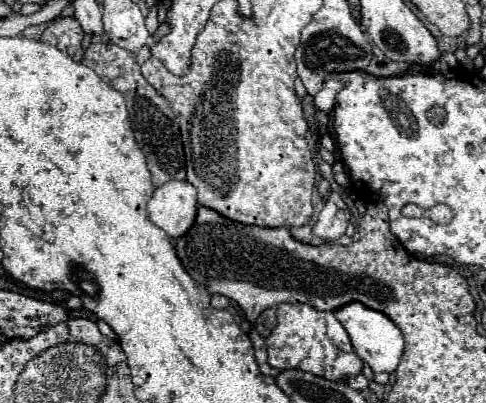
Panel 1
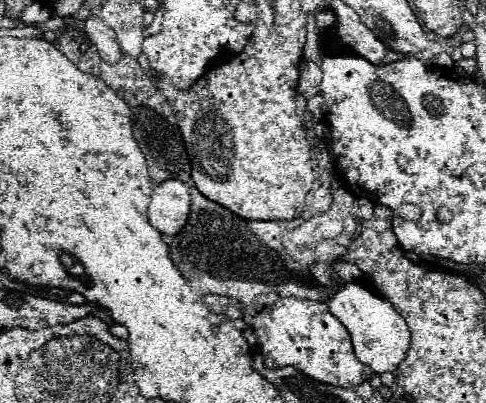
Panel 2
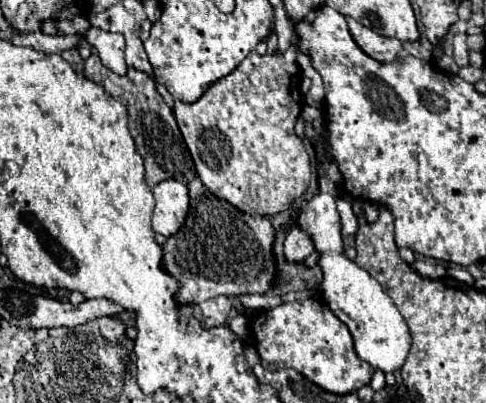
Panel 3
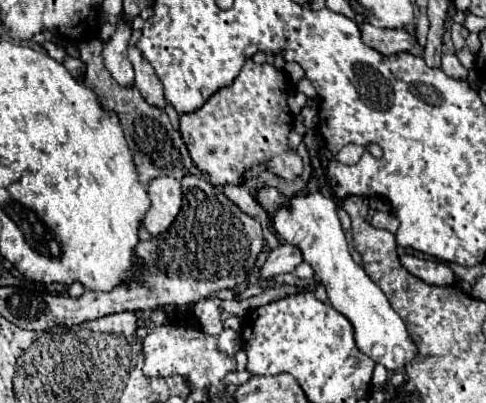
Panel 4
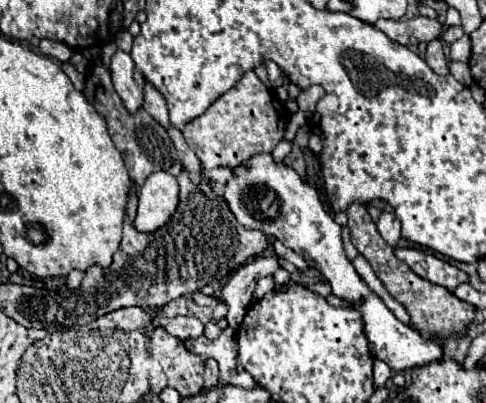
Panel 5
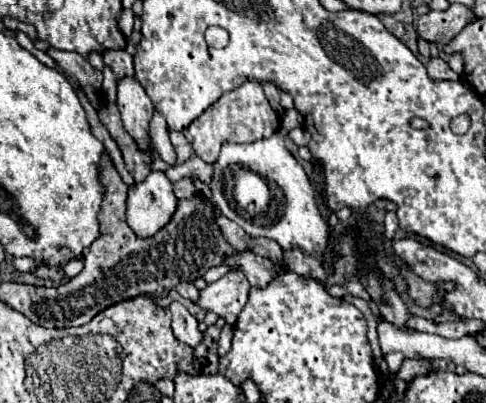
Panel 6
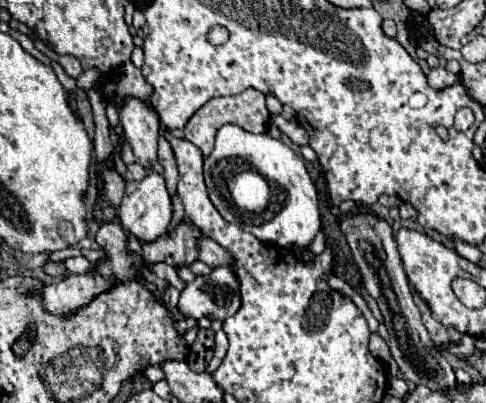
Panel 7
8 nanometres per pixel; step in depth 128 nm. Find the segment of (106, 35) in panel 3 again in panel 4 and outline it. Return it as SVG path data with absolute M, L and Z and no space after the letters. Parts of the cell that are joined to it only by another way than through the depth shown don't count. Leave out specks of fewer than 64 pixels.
M120 22L116 26L116 32L104 42L104 50L102 50L104 66L108 68L112 78L122 86L134 84L134 70L132 70L132 64L128 62L128 56L126 56L130 32L132 30L124 22Z

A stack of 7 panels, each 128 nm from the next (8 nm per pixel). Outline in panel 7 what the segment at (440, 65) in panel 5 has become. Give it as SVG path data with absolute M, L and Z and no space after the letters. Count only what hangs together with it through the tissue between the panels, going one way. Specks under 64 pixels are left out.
M436 66L430 70L428 74L428 84L434 88L434 90L440 90L440 88L446 88L446 86L452 86L454 82L458 82L458 76L448 72L446 68L442 66Z

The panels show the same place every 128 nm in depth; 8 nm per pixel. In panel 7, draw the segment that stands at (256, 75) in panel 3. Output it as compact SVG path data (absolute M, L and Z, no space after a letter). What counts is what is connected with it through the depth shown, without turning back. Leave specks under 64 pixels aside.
M248 88L236 96L226 96L226 98L212 98L208 100L186 124L184 128L184 138L188 142L192 142L194 146L200 148L202 156L210 156L212 154L212 144L214 144L214 136L218 132L218 128L222 128L224 124L236 124L240 128L244 128L246 132L256 132L256 134L264 134L270 126L270 112L266 110L264 104L264 94Z

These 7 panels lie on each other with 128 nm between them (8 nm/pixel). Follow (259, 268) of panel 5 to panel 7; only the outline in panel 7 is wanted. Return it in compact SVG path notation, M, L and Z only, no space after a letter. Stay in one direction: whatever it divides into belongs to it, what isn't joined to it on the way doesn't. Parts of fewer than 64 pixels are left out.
M214 268L210 276L196 276L194 282L190 282L182 292L180 292L180 302L178 308L196 320L202 316L210 320L226 320L234 316L240 310L240 282L236 280L236 274L230 268Z

